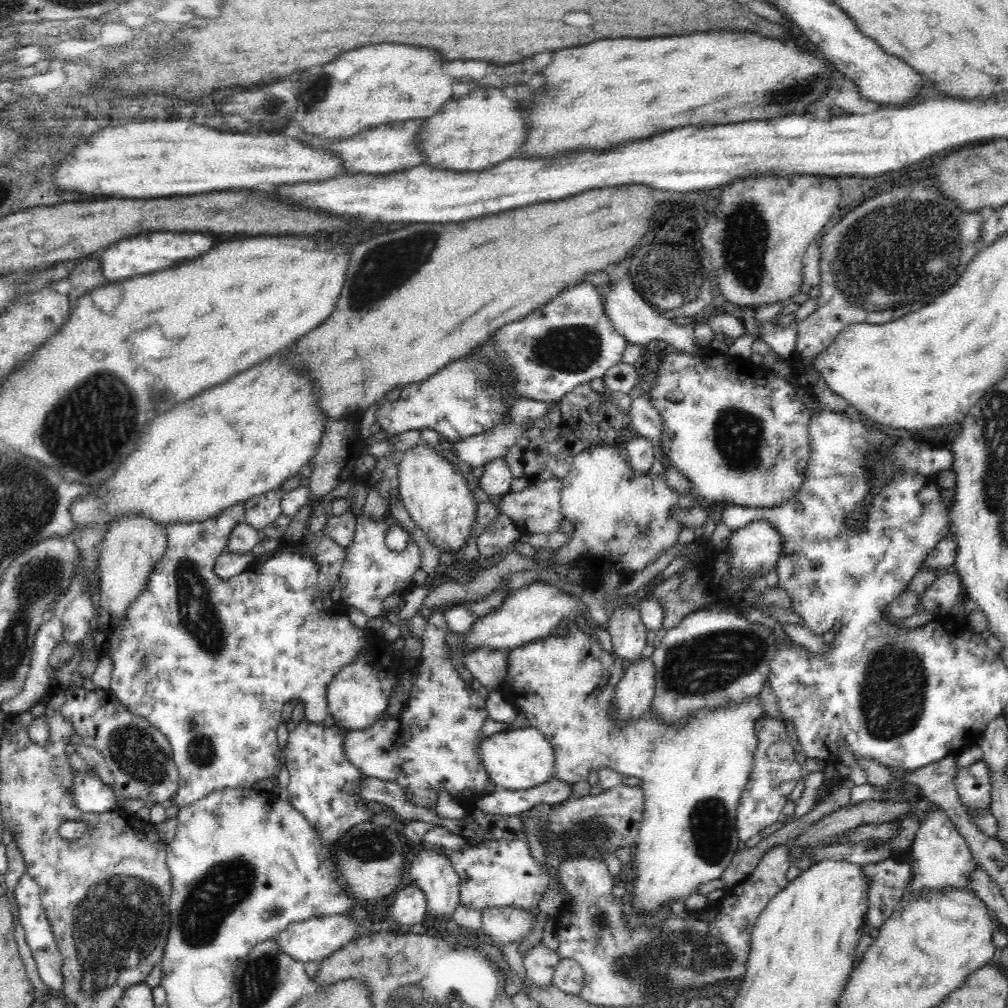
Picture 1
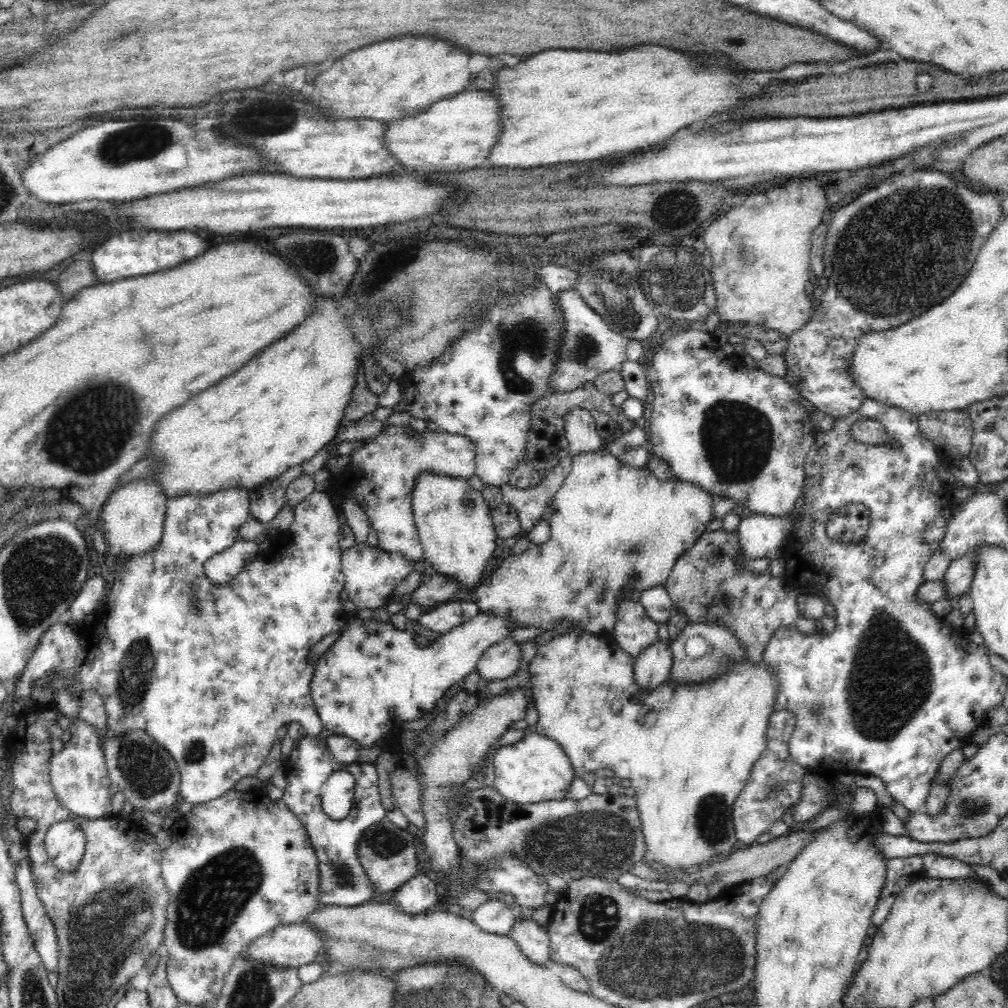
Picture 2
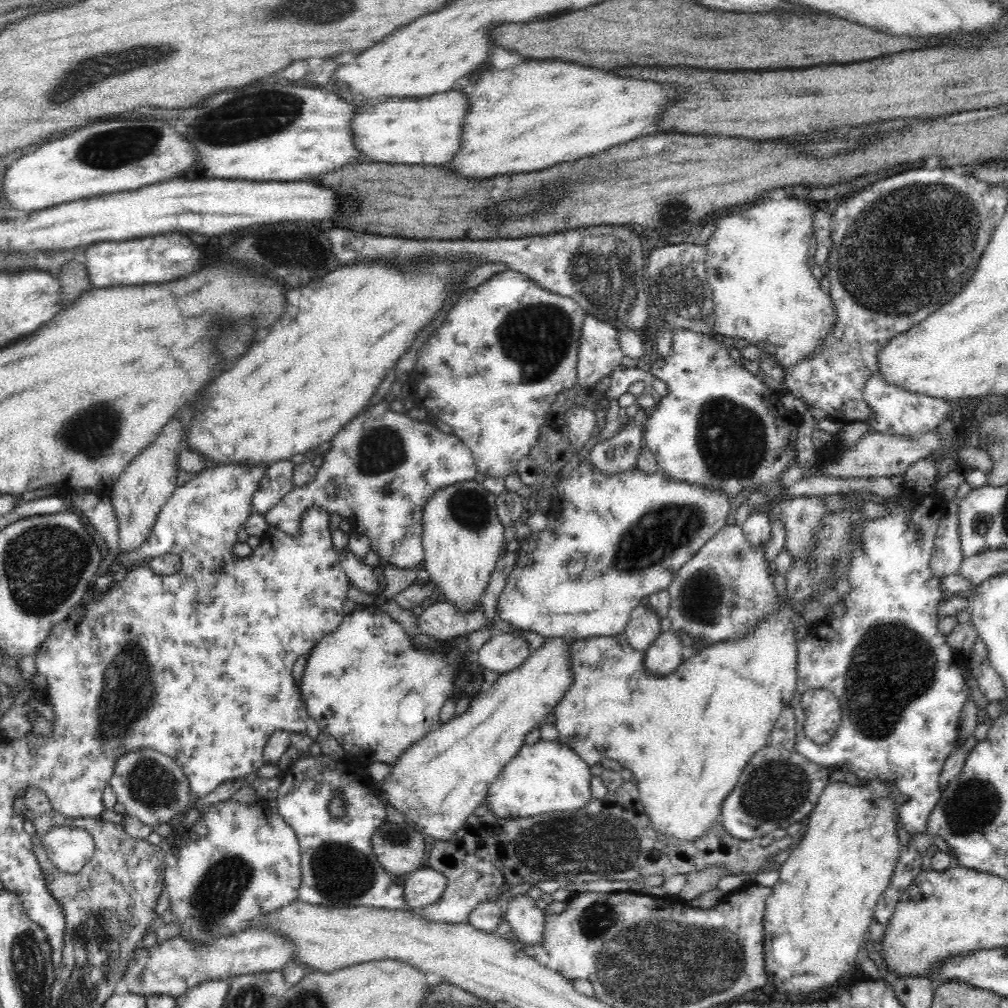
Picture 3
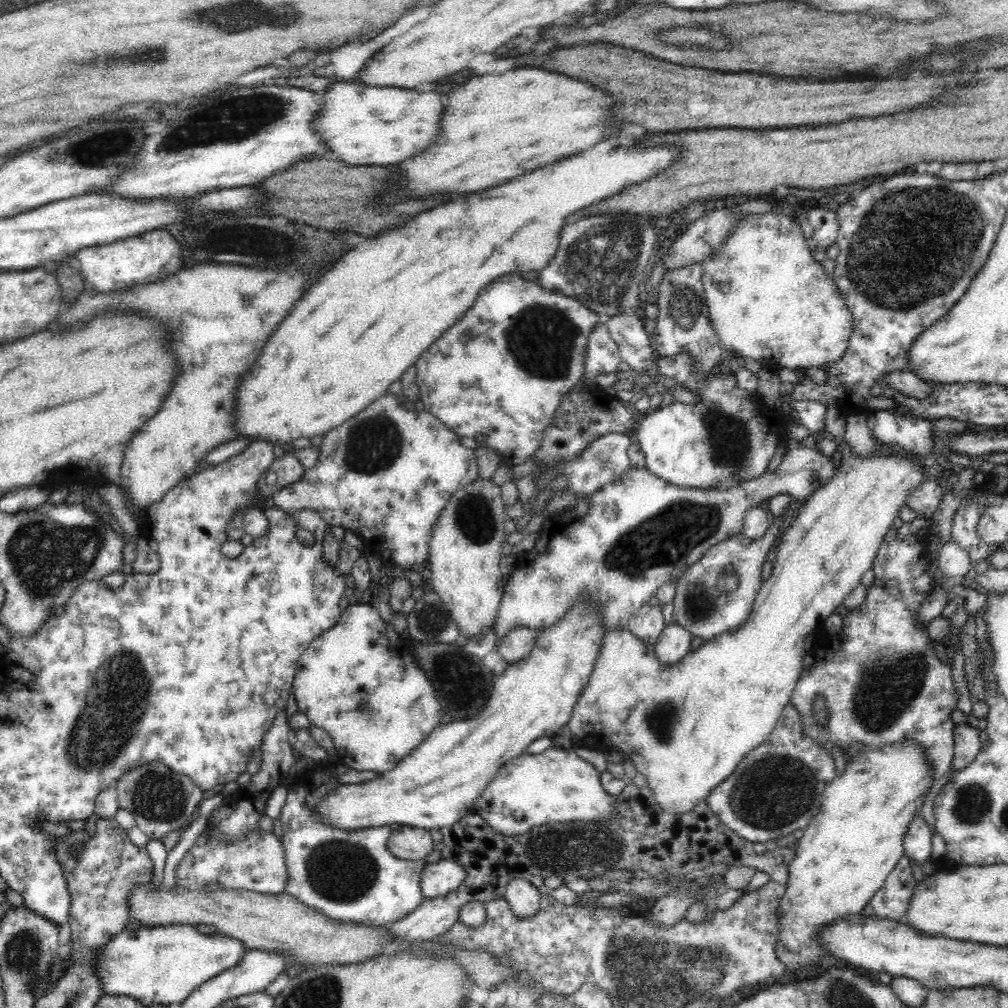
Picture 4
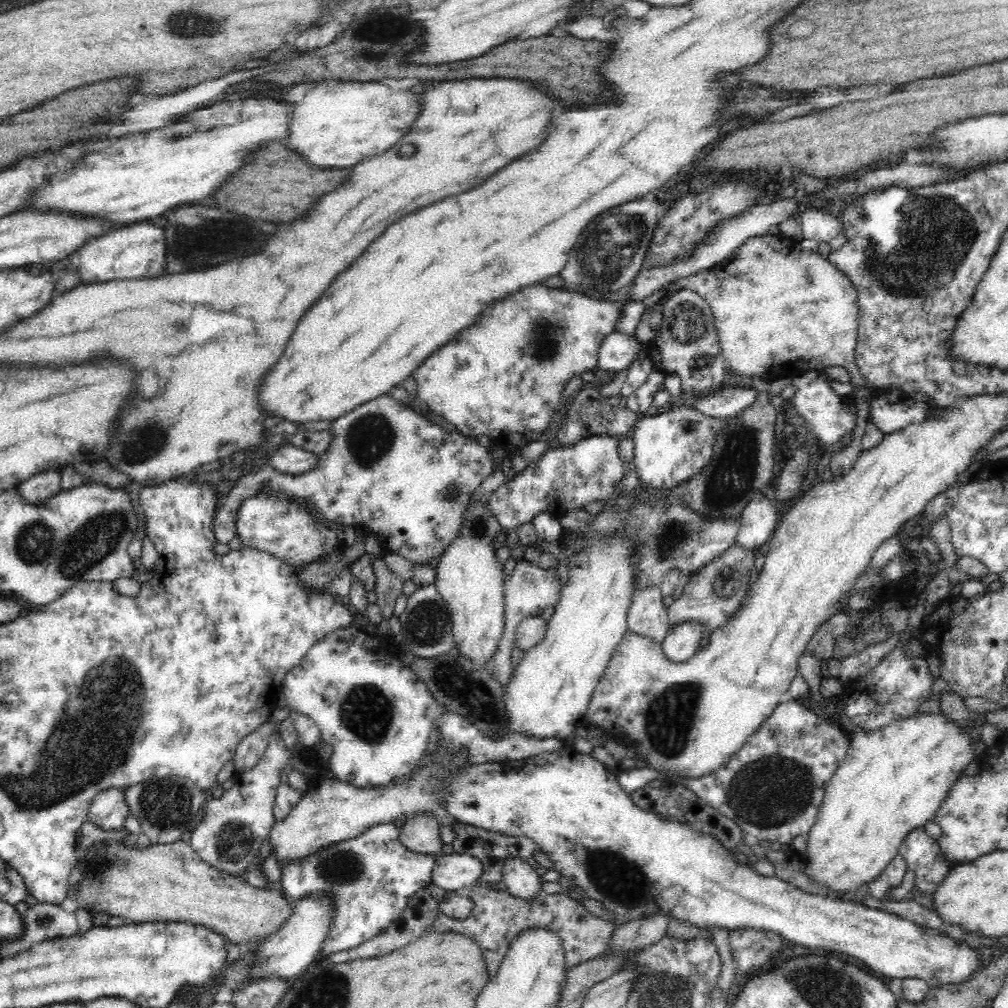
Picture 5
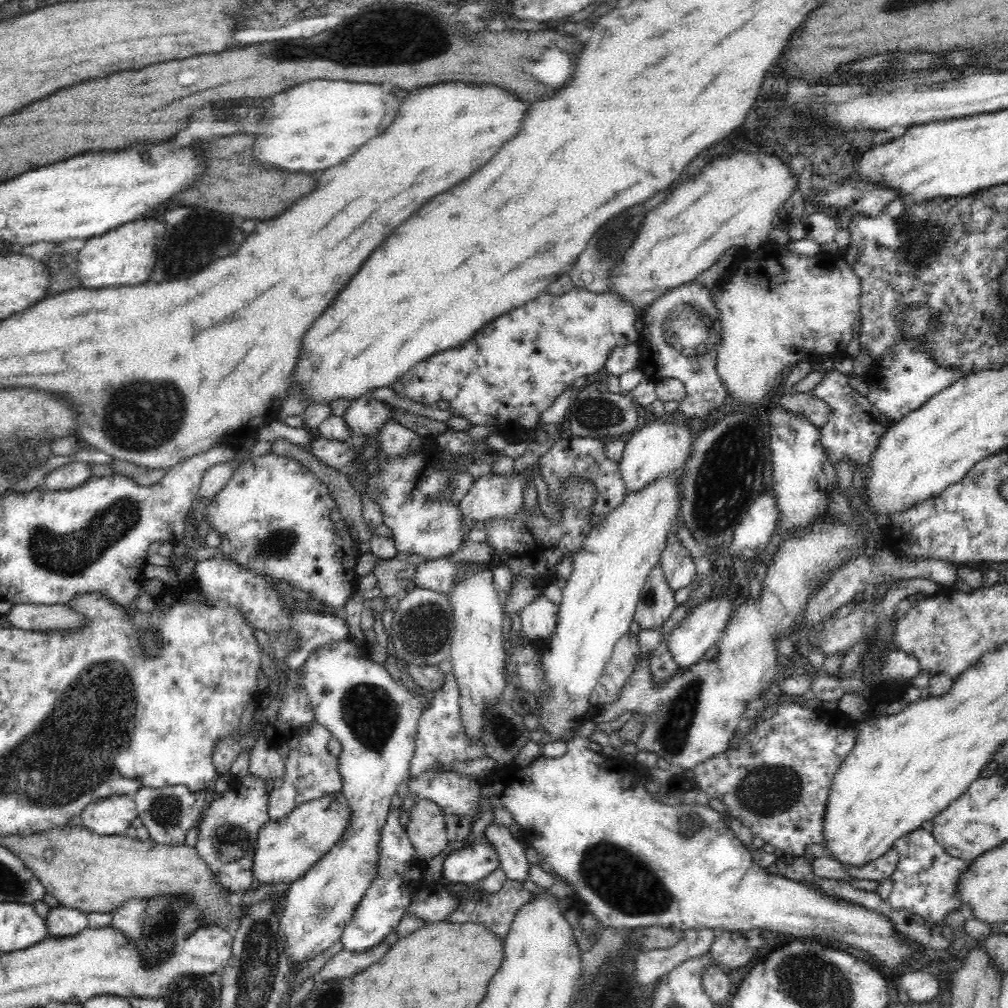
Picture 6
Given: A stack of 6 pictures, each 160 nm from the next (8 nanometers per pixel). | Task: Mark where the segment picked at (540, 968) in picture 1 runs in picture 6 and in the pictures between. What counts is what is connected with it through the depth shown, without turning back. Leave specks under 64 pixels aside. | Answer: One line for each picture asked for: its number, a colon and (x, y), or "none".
2: (533, 940)
3: (527, 921)
4: (524, 900)
5: (522, 882)
6: (511, 852)

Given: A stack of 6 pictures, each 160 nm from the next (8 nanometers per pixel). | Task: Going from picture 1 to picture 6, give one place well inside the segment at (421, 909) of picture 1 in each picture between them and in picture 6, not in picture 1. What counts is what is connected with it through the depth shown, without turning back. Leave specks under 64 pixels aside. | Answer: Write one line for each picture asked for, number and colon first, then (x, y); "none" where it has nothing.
2: (414, 897)
3: (424, 886)
4: (436, 879)
5: (452, 872)
6: (470, 864)

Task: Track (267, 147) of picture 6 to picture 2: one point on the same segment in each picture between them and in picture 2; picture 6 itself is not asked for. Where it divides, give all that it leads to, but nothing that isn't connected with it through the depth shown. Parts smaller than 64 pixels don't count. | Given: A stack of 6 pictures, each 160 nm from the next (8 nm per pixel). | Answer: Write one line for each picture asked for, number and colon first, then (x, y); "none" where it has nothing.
2: (456, 134)
3: (424, 131)
4: (364, 125)
5: (340, 123)

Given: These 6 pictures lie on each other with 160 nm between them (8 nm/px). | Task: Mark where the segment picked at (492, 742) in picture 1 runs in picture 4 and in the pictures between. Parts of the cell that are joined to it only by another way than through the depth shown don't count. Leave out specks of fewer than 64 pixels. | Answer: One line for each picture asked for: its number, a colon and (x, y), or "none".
2: (534, 769)
3: (546, 776)
4: (556, 785)

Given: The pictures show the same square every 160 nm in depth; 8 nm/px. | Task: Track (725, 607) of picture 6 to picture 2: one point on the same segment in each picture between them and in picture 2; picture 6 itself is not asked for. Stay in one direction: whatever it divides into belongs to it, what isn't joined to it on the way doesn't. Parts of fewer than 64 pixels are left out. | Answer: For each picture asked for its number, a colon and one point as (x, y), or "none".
2: (651, 668)
3: (663, 656)
4: (674, 643)
5: (682, 641)

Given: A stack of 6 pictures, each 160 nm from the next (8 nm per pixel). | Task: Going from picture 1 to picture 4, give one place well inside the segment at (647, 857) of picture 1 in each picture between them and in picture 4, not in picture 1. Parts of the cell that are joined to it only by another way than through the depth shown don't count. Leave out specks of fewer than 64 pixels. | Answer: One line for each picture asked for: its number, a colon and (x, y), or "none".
2: (688, 750)
3: (687, 736)
4: (685, 727)

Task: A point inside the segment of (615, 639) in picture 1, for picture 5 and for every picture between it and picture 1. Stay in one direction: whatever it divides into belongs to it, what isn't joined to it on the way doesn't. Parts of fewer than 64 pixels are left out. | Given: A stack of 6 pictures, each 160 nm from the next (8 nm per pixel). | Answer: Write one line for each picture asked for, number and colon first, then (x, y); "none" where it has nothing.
2: (634, 631)
3: (643, 627)
4: (647, 623)
5: (647, 615)

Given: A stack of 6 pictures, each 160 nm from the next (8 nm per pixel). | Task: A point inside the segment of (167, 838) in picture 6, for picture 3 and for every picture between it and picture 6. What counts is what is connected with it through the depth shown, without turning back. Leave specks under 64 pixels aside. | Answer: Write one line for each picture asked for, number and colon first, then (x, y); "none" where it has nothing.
3: (153, 789)
4: (160, 800)
5: (167, 807)

